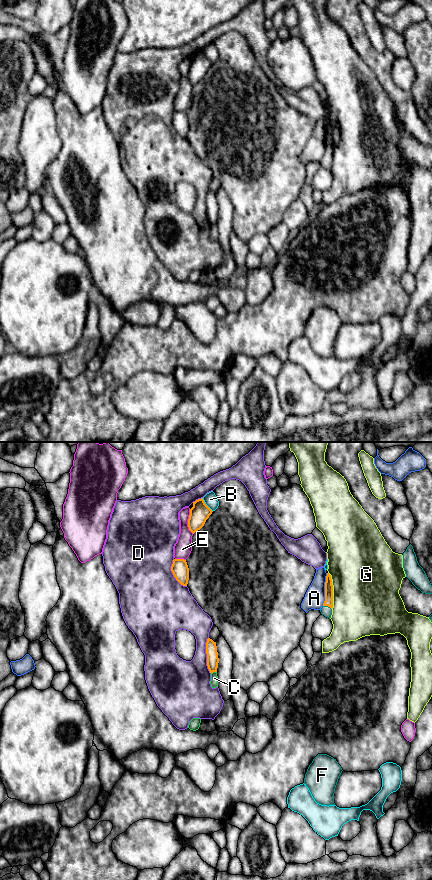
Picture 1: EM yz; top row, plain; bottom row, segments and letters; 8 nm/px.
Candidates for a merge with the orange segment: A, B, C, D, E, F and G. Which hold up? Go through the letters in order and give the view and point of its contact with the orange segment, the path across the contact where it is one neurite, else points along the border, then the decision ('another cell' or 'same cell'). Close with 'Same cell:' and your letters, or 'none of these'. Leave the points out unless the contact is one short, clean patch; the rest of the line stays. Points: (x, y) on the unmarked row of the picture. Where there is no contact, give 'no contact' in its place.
A: yz (325, 141) | another cell
B: yz (206, 57) | another cell
C: yz (213, 223) | across yz (211, 201), (213, 223), (214, 230) | same cell
D: yz (207, 207) | another cell
E: yz (188, 73) | another cell
F: yz (327, 157) | another cell
G: yz (332, 142) | another cell
Same cell: C

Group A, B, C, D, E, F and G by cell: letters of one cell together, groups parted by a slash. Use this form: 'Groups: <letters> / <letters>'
Groups: A / B / C / D / E / F / G

